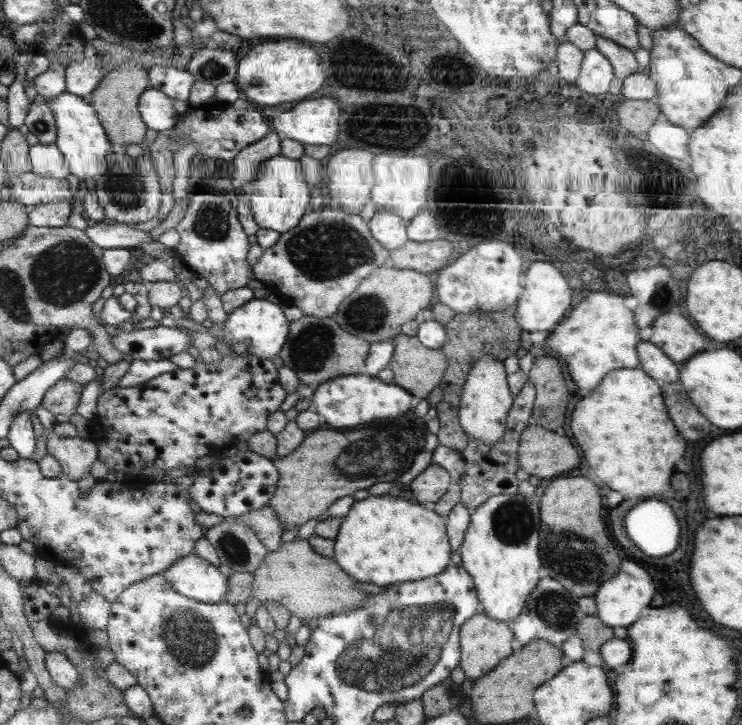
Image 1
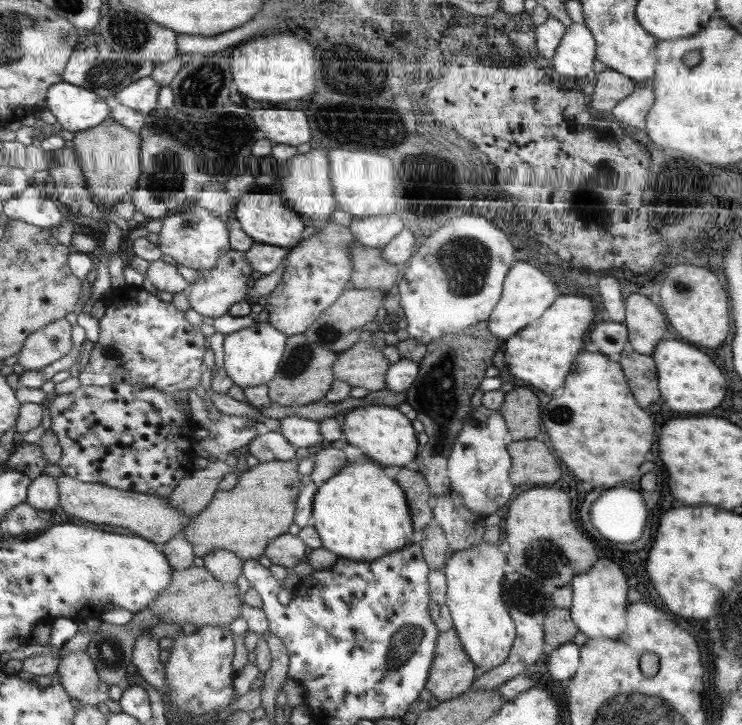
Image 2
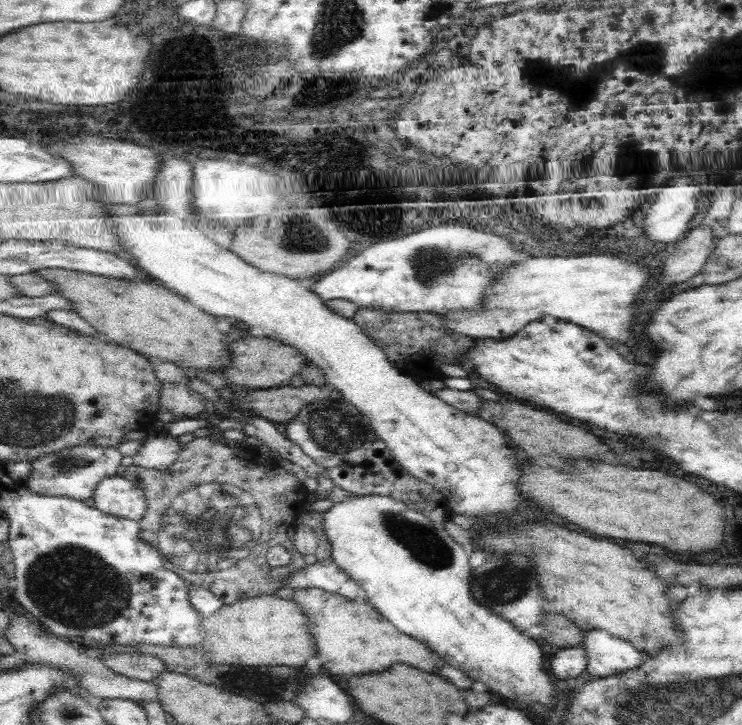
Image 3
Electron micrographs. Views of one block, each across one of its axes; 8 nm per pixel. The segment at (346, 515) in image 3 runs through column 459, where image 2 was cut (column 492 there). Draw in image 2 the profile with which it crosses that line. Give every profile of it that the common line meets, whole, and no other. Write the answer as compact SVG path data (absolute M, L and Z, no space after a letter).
M479 543L471 548L450 553L442 569L446 578L445 606L467 657L478 672L487 672L505 661L515 638L513 620L501 599L505 550L491 543Z

